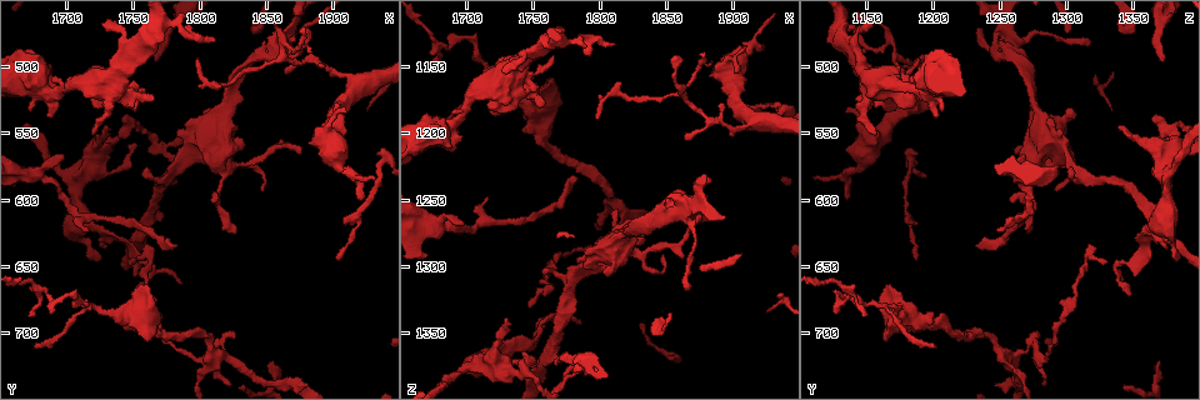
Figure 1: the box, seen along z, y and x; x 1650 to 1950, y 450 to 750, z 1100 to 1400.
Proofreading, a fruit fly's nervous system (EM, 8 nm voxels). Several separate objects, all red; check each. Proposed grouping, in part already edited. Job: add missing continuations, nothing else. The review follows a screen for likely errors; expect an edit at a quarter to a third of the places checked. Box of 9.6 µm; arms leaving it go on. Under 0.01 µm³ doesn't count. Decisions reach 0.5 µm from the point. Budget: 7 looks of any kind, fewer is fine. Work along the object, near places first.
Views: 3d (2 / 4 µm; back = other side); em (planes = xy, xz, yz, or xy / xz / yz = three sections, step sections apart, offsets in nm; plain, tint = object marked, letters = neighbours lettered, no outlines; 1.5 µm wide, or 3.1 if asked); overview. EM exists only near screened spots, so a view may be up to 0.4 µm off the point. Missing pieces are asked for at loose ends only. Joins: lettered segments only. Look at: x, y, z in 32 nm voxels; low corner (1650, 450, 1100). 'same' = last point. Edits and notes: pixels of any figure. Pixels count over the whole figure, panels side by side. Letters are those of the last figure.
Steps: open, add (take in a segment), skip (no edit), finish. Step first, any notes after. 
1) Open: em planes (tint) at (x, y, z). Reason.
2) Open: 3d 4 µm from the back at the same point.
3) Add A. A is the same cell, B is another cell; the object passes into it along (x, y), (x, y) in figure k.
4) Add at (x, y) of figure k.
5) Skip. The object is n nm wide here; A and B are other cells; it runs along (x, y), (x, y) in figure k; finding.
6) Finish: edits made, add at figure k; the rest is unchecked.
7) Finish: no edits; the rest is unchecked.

Open: 3d 2 µm at (1852, 720, 1368). Tapers out.

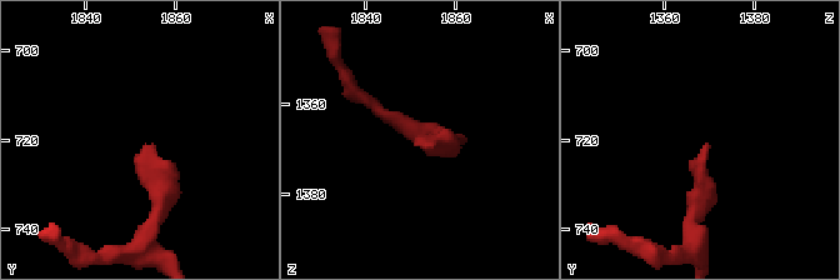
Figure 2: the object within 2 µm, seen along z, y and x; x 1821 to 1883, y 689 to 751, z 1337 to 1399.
Open: em planes (tint) at (1854, 720, 1369). Now the EM.

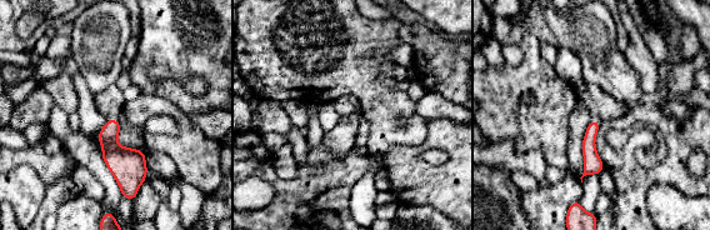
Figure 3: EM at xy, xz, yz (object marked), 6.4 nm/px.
Open: em planes (letters) at the same point.

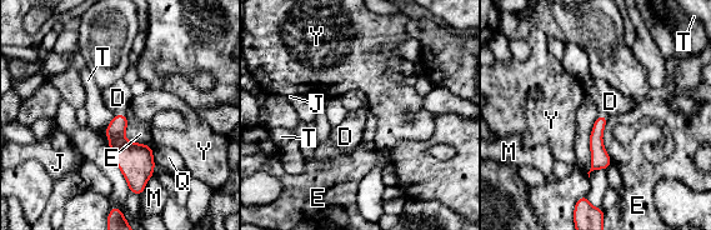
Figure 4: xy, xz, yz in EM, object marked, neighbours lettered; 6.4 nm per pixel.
Add D. D is the same cell, E, J, M, Q, T and Y are other cells; the object passes into it along (124, 153), (120, 115), (118, 98) in figure 4; it goes on there.

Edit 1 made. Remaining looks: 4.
Open: overview.

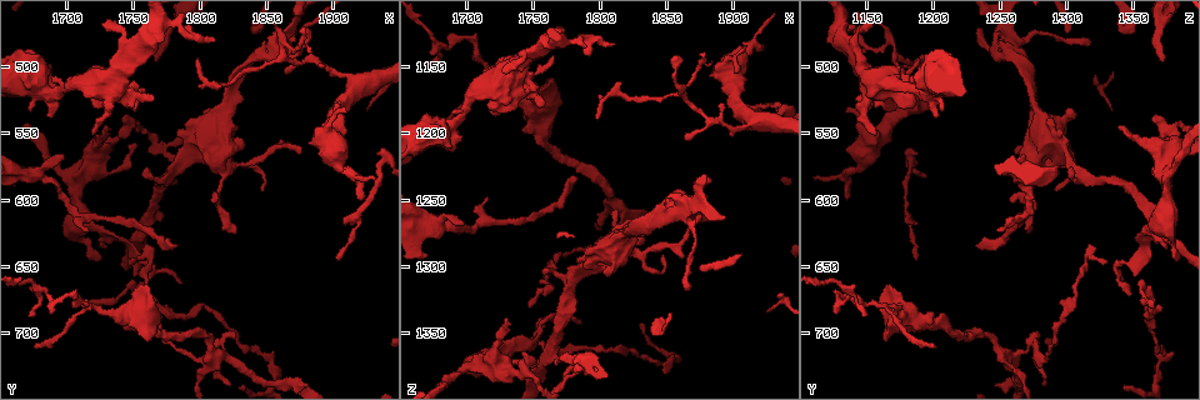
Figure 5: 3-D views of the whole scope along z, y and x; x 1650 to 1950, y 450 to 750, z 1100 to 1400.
Open: em planes (plain) at (1760, 578, 1306). Free end.

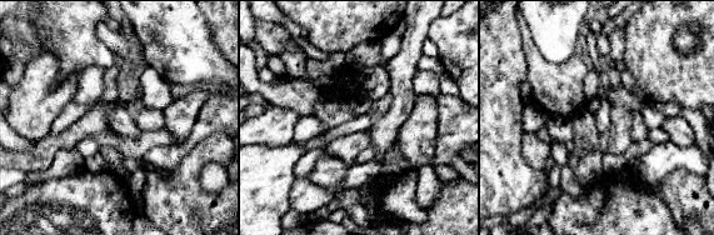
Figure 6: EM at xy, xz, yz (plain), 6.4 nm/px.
Open: em planes (letters) at the same point. See the neighbours.

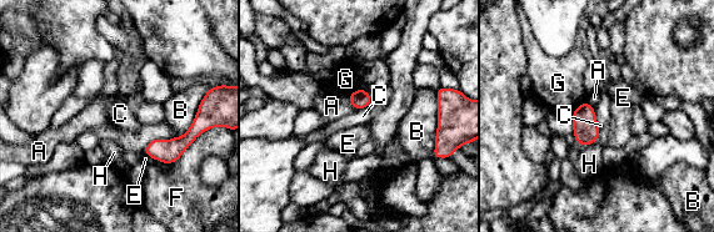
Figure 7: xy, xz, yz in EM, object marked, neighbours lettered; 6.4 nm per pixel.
Skip. The object is 120 nm wide here; A, B, C, E, F, G and H are other cells; a border runs along (593, 109), (595, 121), (600, 127) in figure 7; none of them fits.

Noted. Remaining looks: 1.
Open: em xz step 8 (letters) at (1876, 564, 1262). Free end.

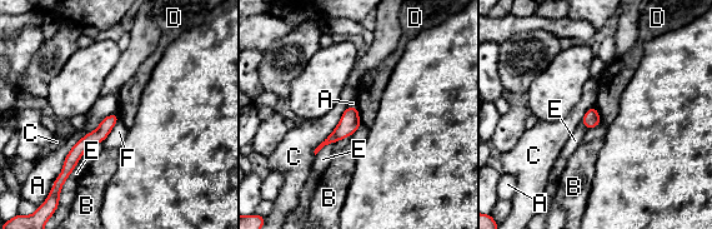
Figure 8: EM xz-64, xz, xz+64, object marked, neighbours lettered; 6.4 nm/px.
Skip. A, B, C, D, E and F are other cells; it runs along (115, 117), (76, 152), (70, 165) in figure 8; no lettered segment goes on from it.

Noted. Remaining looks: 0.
Finish: edits made, add at figure 4; the rest is unchecked.

